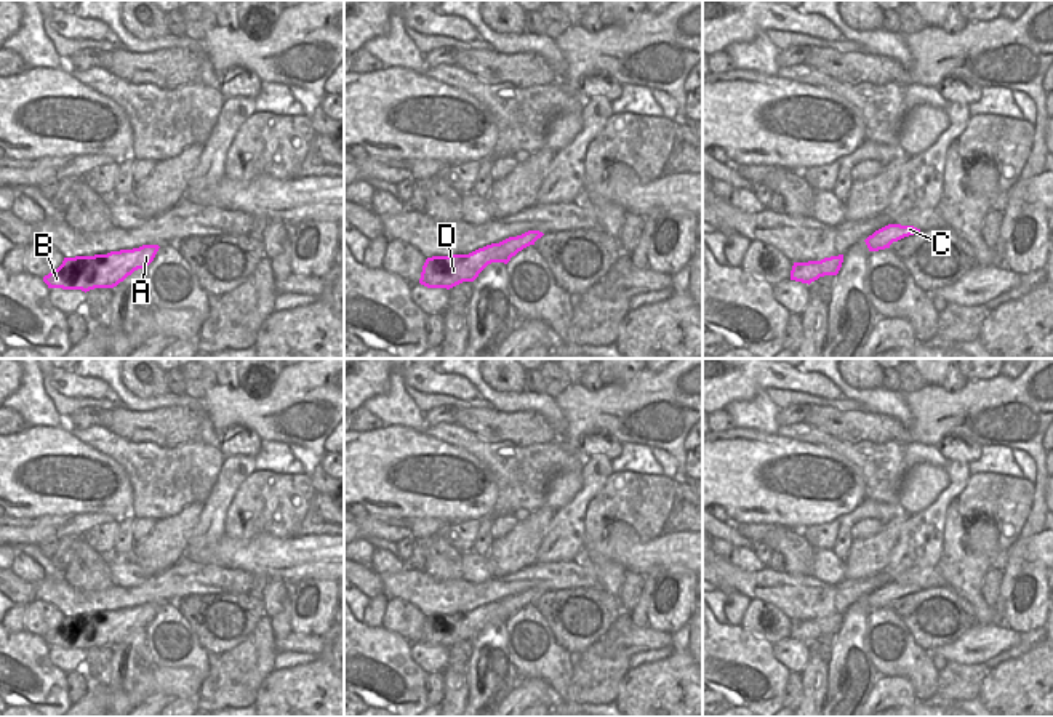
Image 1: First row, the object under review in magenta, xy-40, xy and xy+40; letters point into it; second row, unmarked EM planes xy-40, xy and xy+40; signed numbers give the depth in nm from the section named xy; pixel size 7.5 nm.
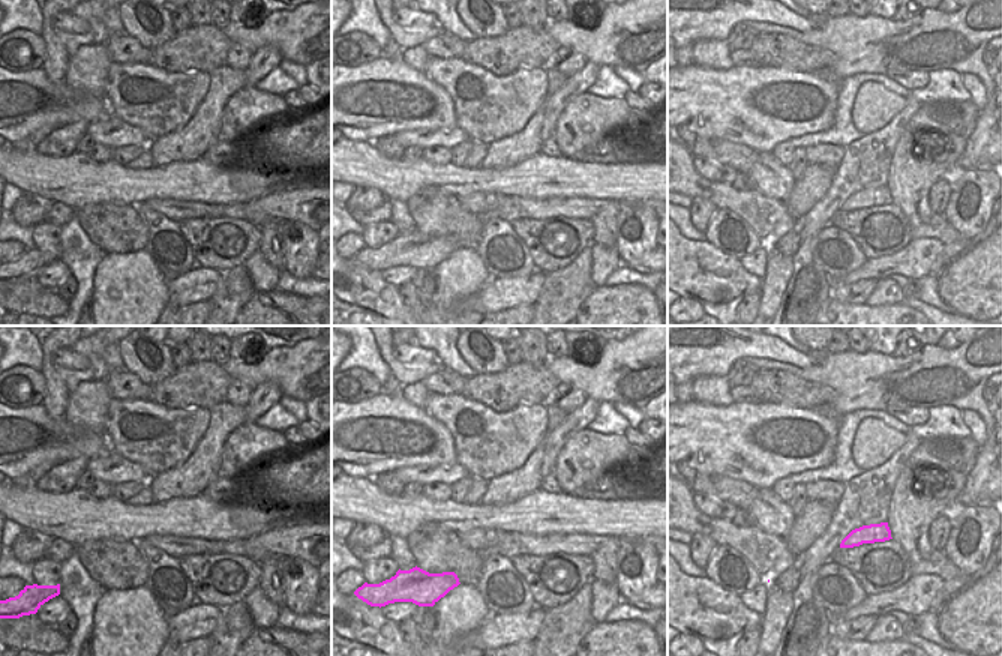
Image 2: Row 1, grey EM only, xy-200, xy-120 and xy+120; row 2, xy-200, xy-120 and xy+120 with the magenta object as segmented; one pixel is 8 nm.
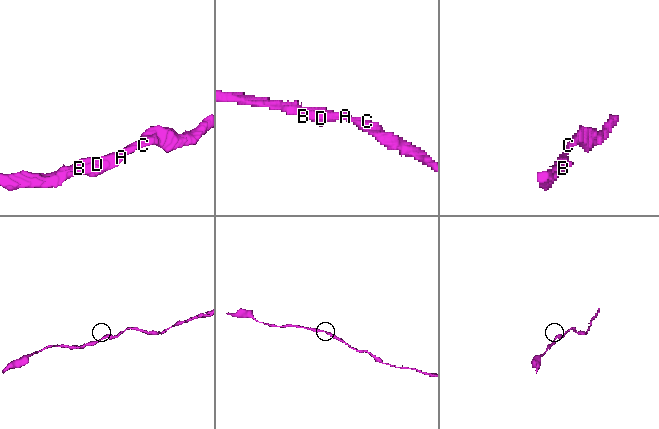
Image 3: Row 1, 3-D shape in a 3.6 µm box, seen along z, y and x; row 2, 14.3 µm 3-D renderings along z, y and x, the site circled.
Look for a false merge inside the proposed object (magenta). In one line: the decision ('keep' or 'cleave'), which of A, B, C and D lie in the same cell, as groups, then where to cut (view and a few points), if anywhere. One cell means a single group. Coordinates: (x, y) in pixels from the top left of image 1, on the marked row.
keep | A B C D | no cut

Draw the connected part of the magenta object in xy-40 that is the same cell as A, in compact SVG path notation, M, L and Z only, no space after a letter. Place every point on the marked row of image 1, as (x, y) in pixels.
M158 245L107 254L64 258L62 264L43 277L48 288L82 290L114 288L138 269L146 269L155 258Z

